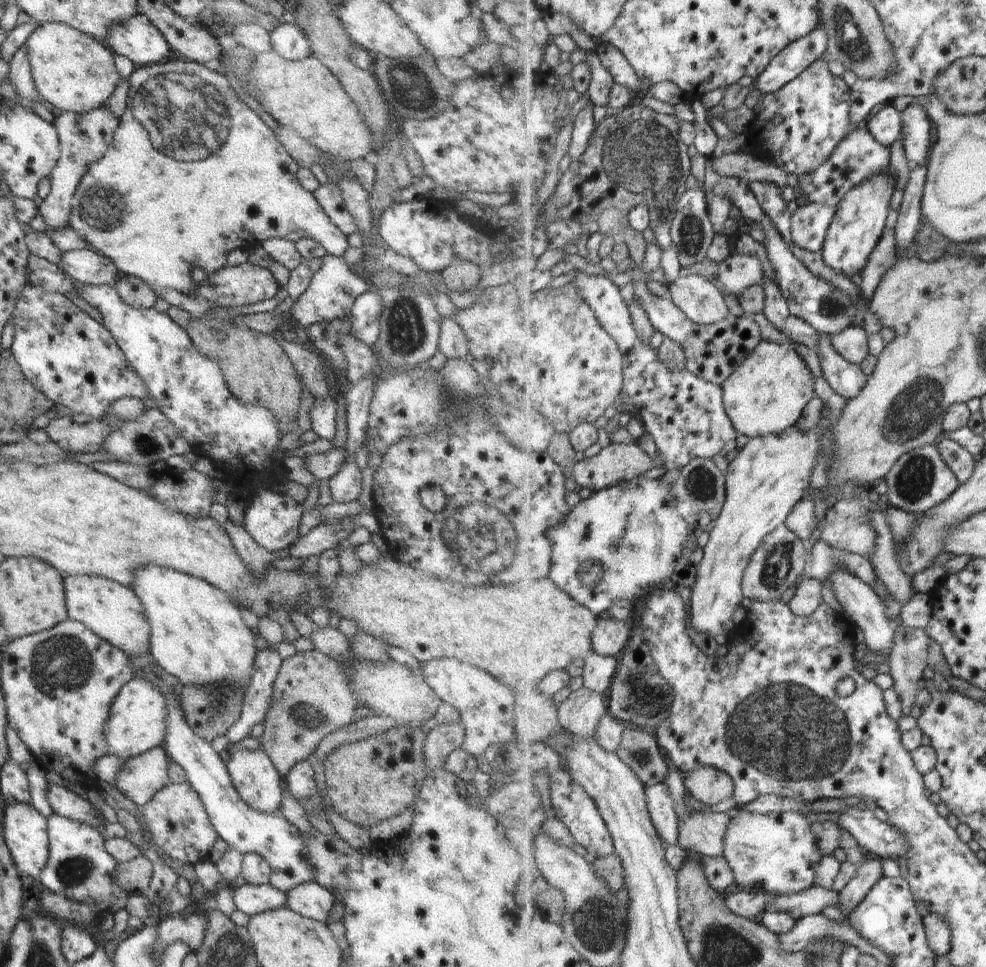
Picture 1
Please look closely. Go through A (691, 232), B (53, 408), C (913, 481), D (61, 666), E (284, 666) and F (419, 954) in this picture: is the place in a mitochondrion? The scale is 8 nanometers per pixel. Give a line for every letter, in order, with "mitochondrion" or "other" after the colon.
A: mitochondrion
B: other
C: mitochondrion
D: mitochondrion
E: other
F: other

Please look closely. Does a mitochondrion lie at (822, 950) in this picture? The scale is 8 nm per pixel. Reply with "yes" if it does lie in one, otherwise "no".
yes

